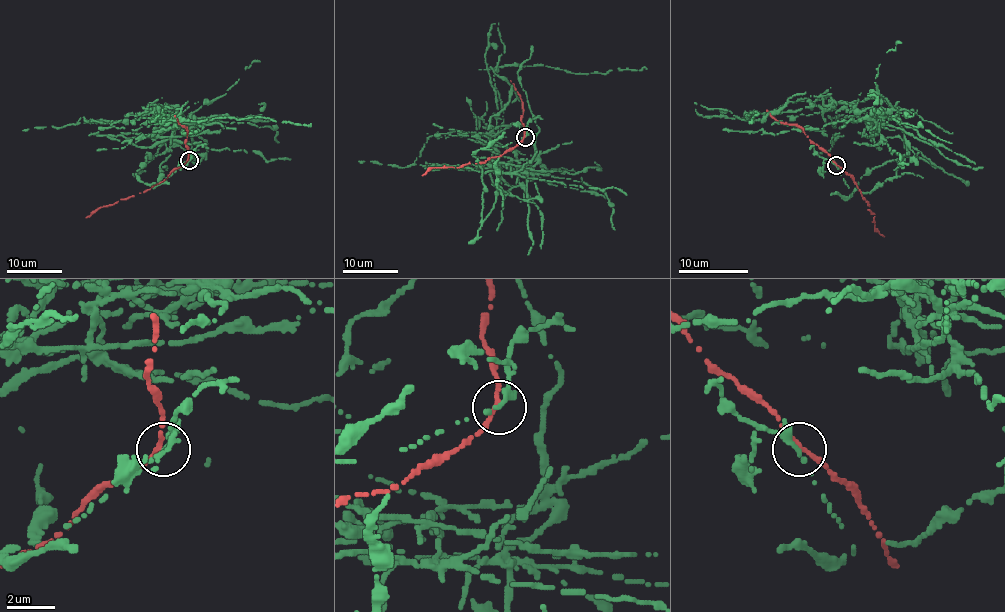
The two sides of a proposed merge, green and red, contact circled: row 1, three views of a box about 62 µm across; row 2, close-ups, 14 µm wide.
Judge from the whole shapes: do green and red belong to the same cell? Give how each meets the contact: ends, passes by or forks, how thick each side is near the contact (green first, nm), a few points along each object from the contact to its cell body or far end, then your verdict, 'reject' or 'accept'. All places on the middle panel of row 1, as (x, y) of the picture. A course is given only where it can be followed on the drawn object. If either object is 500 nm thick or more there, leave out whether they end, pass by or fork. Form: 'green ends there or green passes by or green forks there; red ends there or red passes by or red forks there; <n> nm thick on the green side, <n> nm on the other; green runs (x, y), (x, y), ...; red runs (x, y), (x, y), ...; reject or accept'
green passes by; red ends there; 200 nm thick on the green side, 240 nm on the other; green runs (525, 137), (472, 157), (483, 219), (520, 184), (518, 159), (495, 140), (489, 69), (646, 69); red runs (524, 137), (501, 155), (485, 162), (465, 164), (458, 168), (433, 168), (422, 175); reject

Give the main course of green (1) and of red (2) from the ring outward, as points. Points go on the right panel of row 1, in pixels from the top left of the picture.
1: (837, 166), (844, 197), (904, 155), (939, 167), (873, 109), (840, 102), (752, 119)
2: (837, 166), (852, 178), (870, 211), (875, 214), (875, 225), (883, 237)

